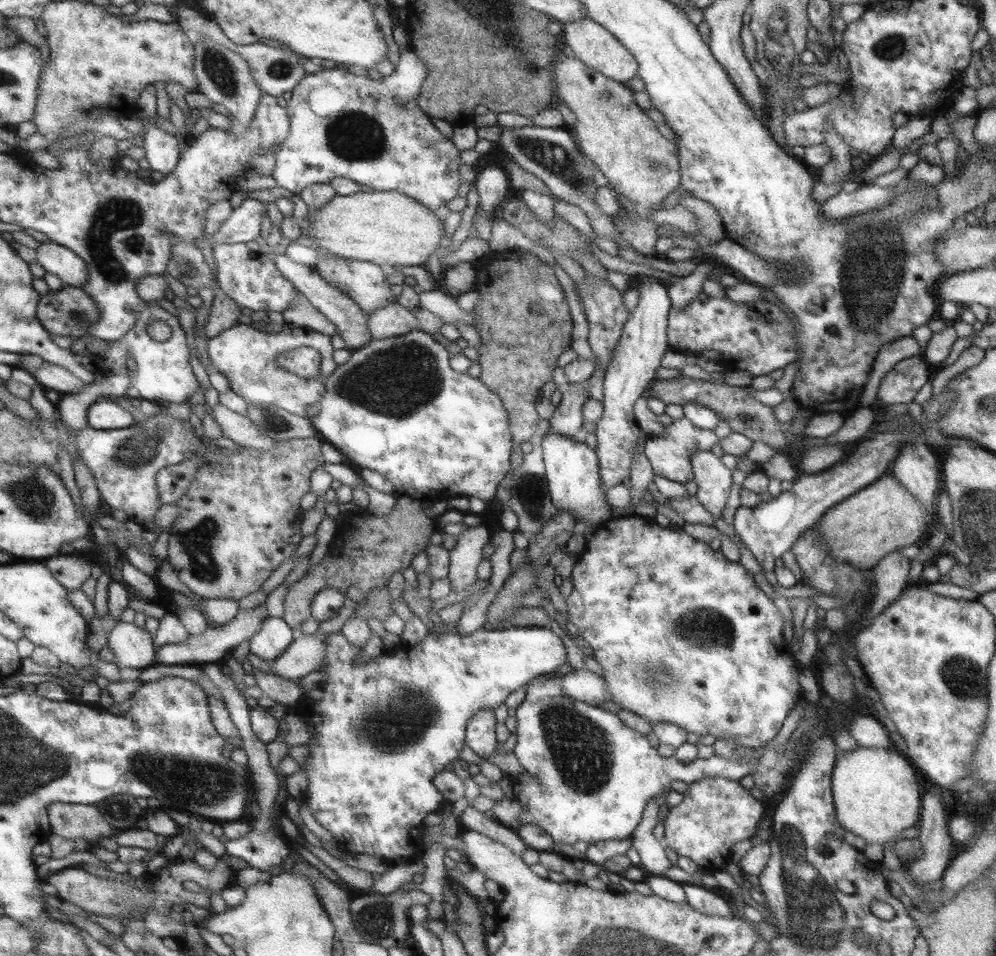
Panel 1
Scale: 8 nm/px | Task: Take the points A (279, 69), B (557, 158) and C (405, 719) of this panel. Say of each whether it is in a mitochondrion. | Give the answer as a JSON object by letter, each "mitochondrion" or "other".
{"A":"mitochondrion","B":"mitochondrion","C":"mitochondrion"}

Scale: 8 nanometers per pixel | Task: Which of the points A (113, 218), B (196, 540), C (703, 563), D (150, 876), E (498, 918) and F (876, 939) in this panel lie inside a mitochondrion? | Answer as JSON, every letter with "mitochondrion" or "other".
{"A":"mitochondrion","B":"mitochondrion","C":"other","D":"other","E":"other","F":"other"}

